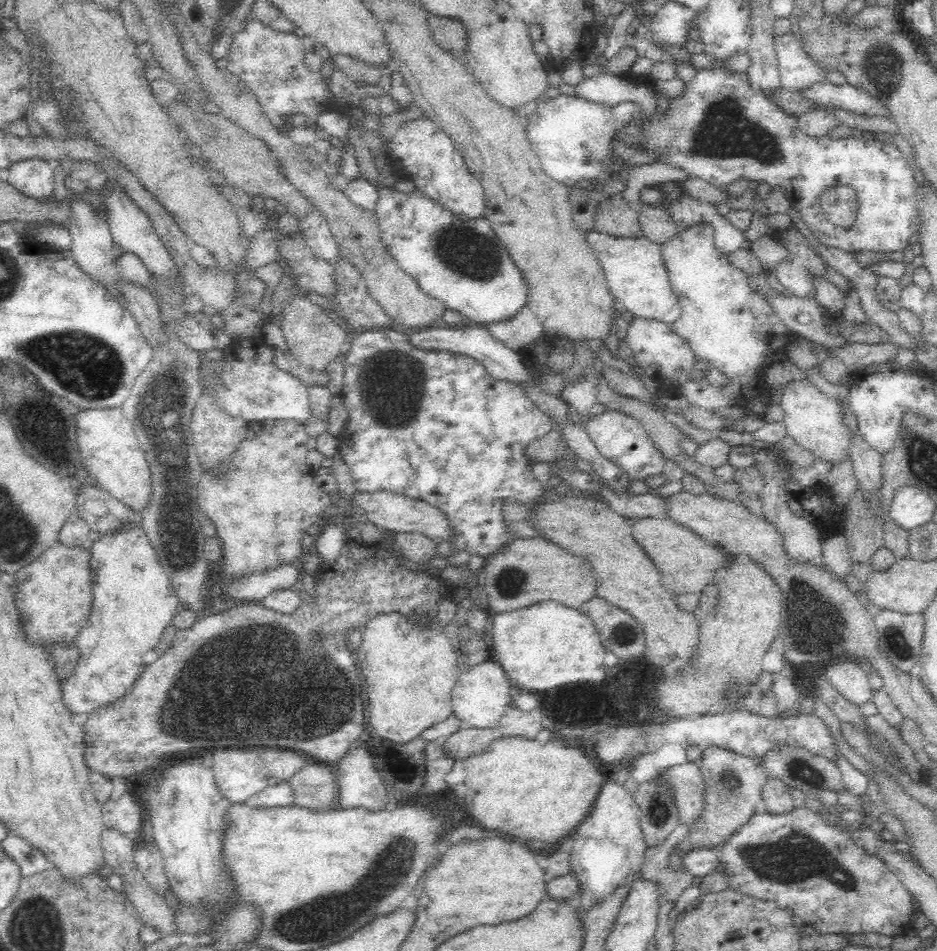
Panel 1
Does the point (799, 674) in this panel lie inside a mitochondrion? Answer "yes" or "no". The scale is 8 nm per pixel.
no

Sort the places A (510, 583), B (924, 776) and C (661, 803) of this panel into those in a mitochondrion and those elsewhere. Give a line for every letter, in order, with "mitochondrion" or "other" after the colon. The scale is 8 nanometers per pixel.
A: mitochondrion
B: other
C: mitochondrion

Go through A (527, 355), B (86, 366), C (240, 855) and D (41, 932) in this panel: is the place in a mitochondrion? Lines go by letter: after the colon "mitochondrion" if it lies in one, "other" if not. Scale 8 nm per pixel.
A: other
B: mitochondrion
C: other
D: mitochondrion

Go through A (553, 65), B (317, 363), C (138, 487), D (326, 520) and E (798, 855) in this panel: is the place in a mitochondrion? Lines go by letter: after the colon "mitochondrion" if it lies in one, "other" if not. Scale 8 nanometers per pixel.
A: other
B: other
C: other
D: other
E: mitochondrion

